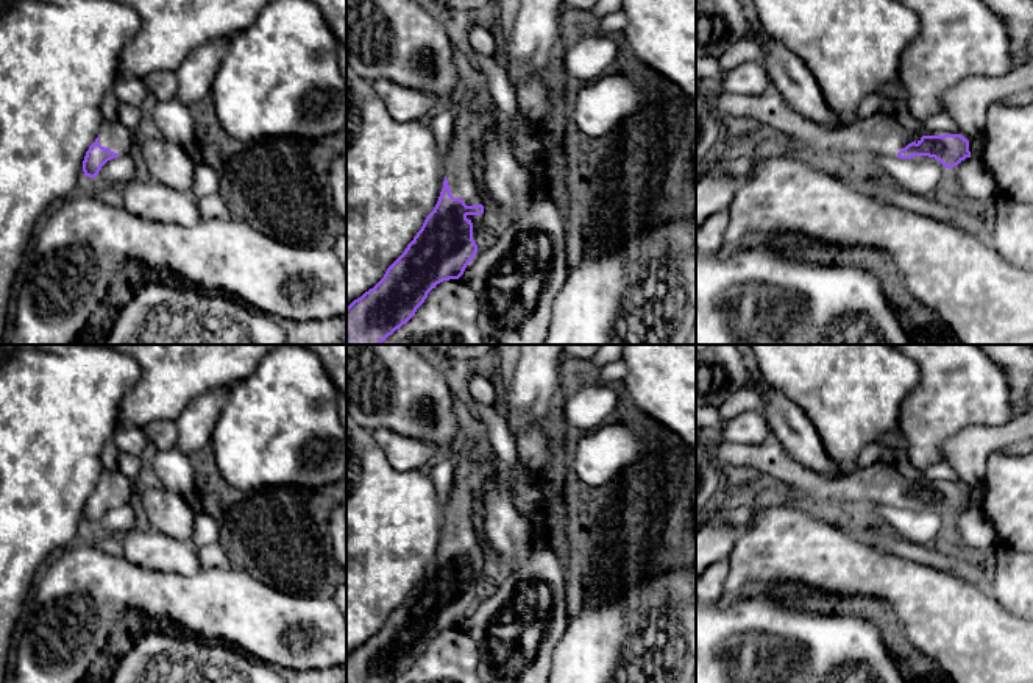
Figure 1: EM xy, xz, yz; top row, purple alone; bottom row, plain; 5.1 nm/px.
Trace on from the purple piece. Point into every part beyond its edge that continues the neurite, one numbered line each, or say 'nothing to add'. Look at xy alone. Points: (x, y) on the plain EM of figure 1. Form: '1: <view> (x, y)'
1: xy (114, 485)

